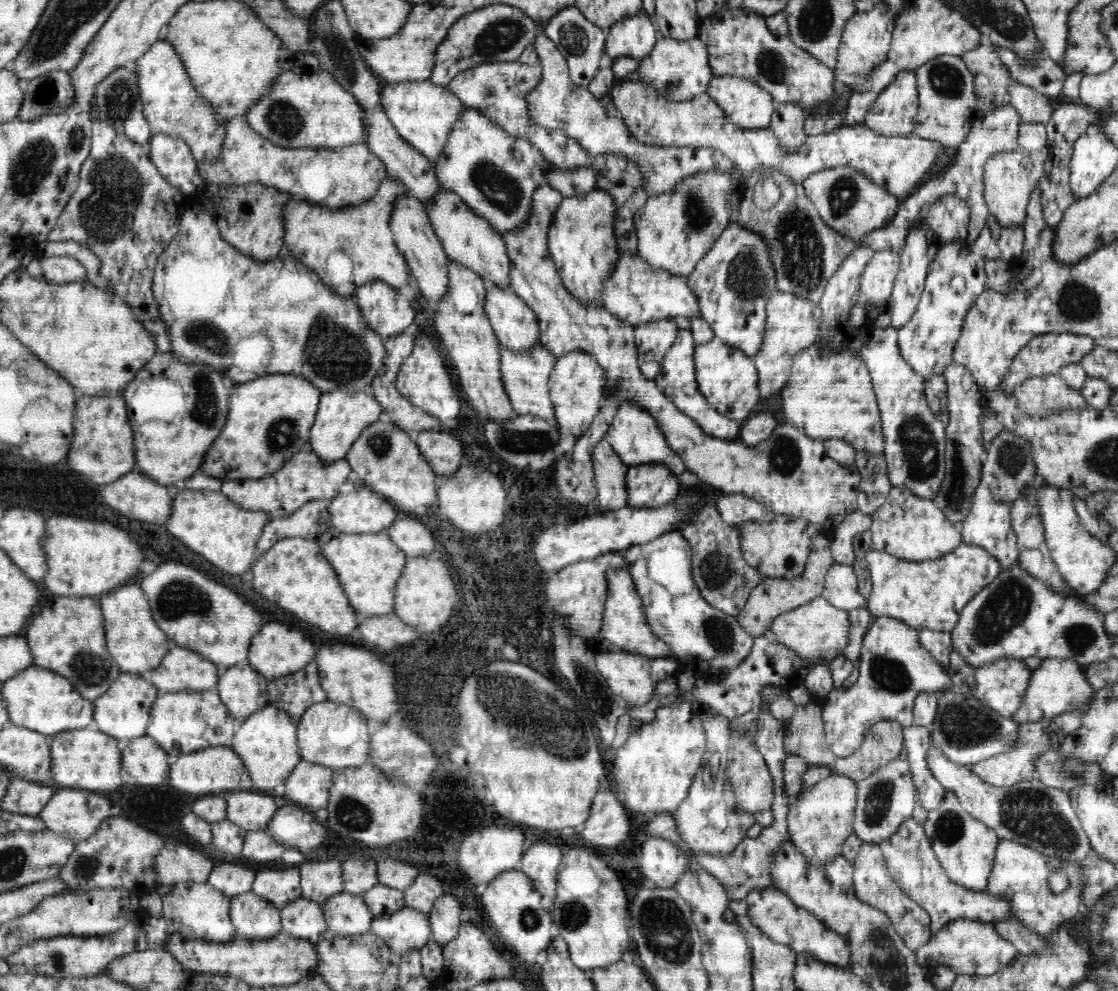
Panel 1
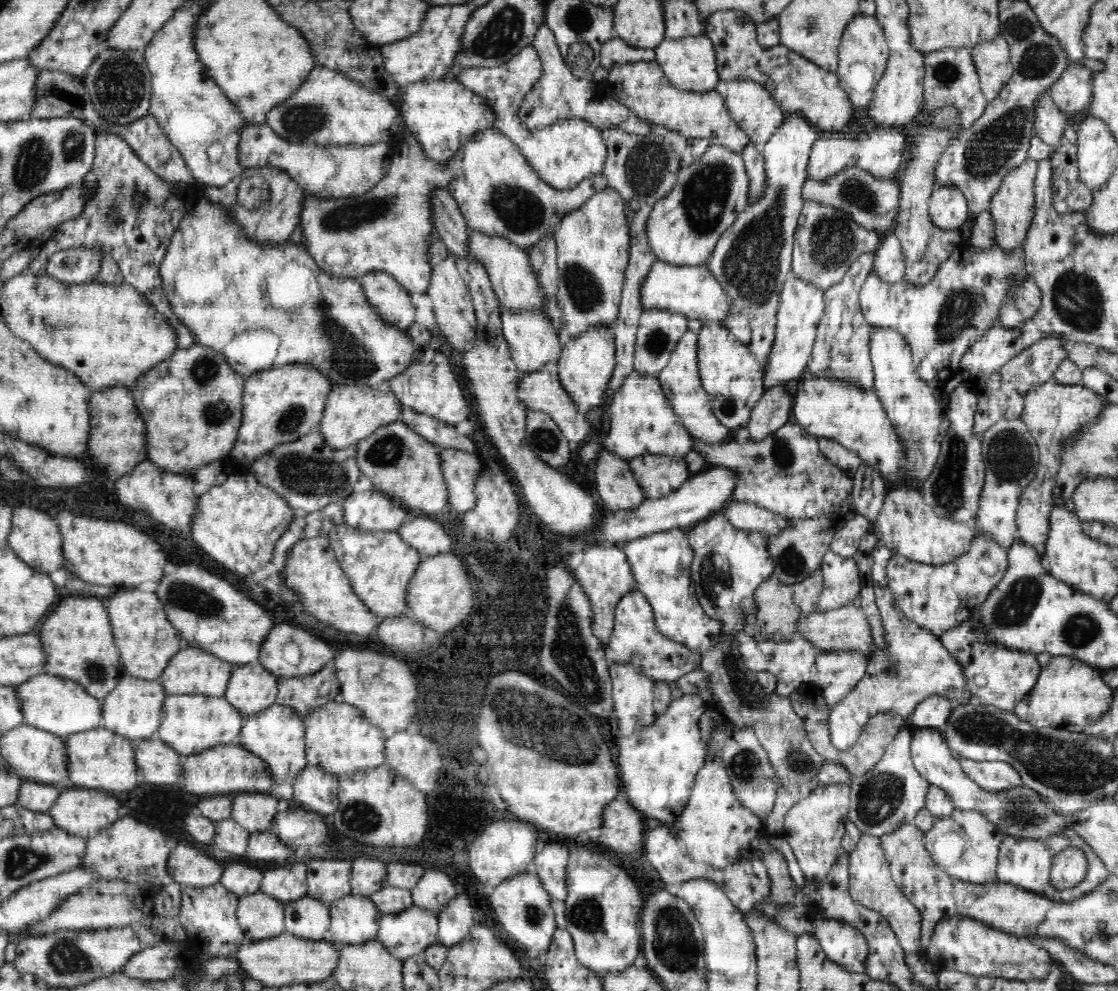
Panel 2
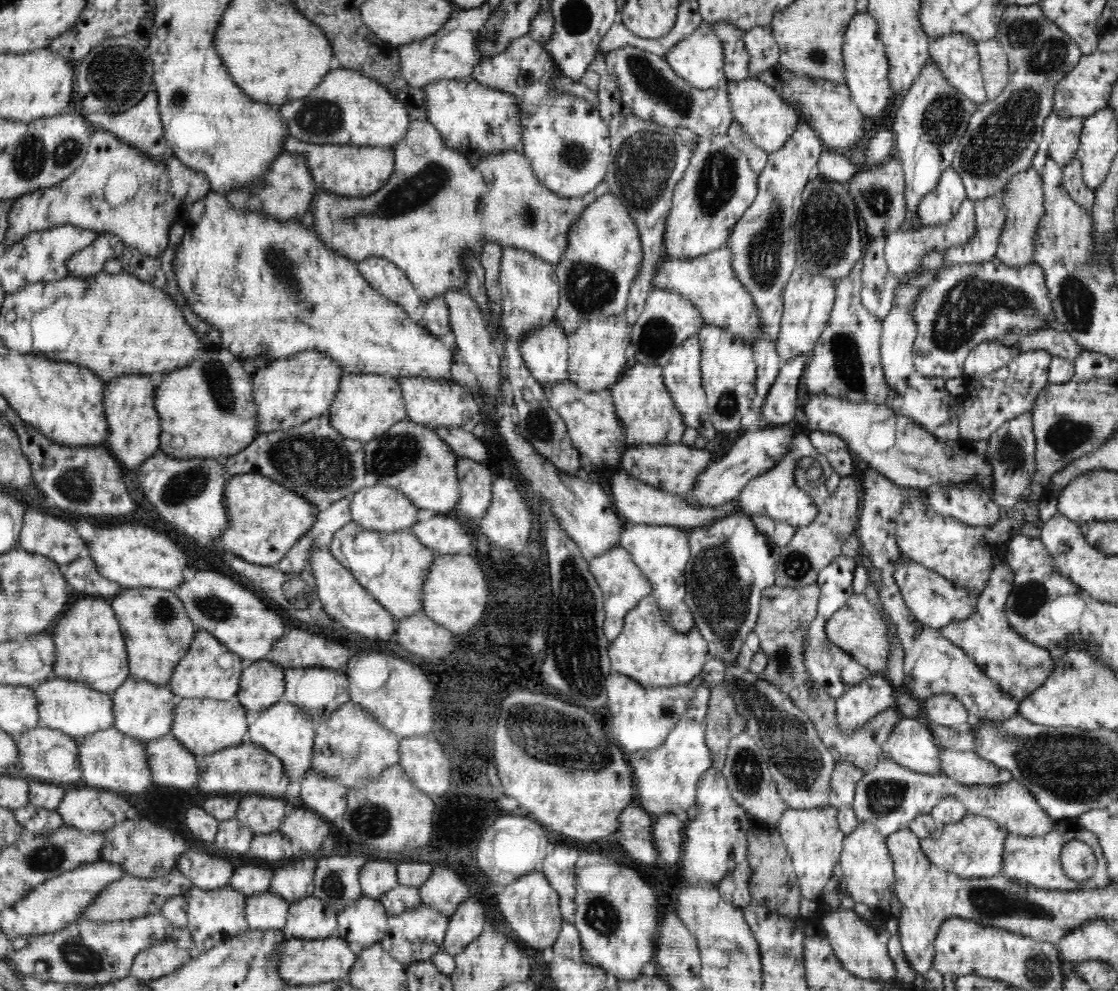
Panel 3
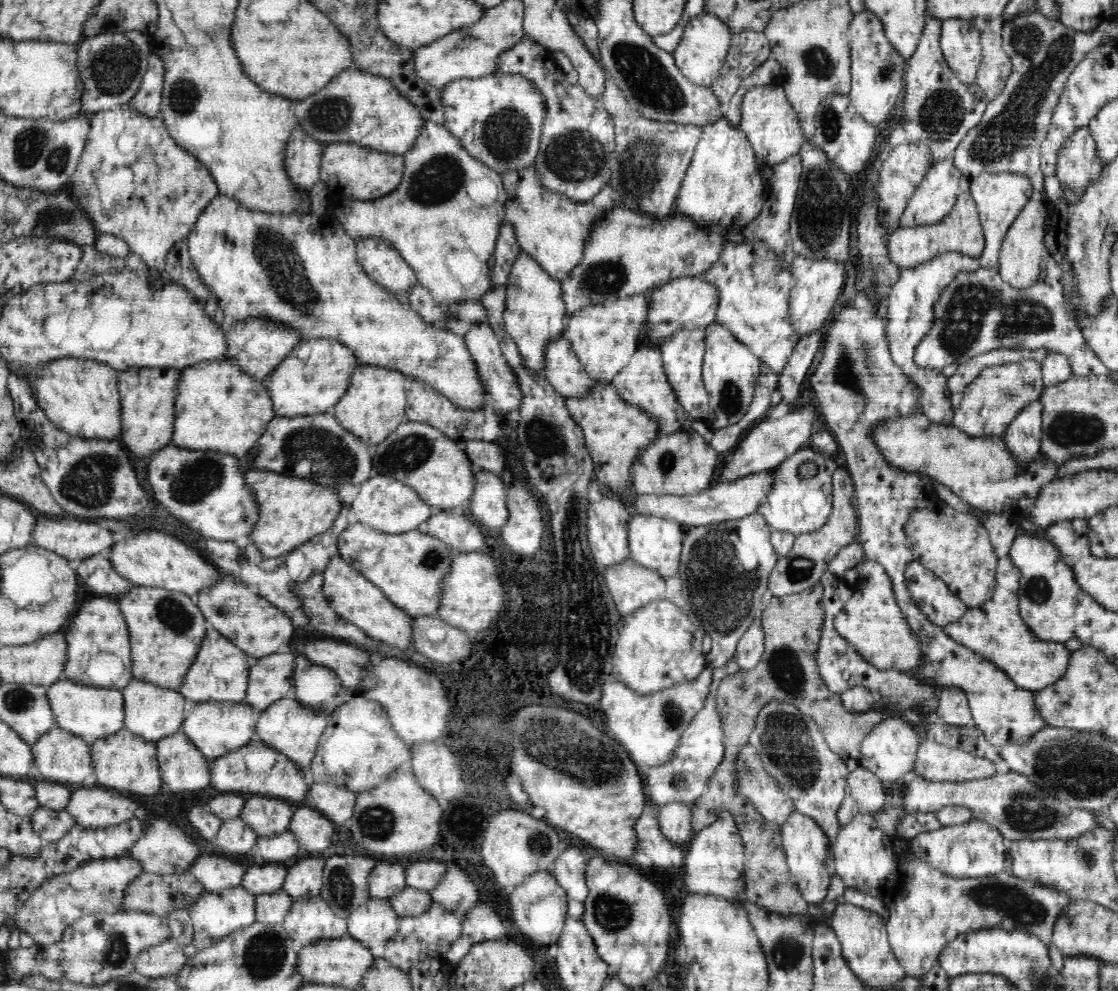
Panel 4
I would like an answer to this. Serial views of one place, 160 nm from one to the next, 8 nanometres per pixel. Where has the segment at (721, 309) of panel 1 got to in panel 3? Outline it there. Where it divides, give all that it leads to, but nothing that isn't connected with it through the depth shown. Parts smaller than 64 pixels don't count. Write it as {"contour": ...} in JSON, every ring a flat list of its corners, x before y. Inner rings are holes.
{"contour":[[807,123,796,125,793,137,778,151,768,155,765,167,757,171,757,195,750,208,738,219,729,236,728,246,732,251,732,269,738,281,748,289,762,318,764,336,753,344,753,355,757,362,755,380,756,395,750,410,759,414,775,378,780,364,775,343,779,336,784,306,784,290,790,276,798,267,795,245,796,218,801,208,801,194,809,178,815,173,825,146,816,131]]}

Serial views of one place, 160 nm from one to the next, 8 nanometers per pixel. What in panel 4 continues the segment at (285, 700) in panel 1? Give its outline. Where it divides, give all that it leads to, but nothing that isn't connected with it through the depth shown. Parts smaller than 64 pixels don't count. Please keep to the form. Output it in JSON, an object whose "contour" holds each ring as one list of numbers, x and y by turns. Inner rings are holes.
{"contour":[[298,652,291,695,307,707,323,708,330,714,348,702,355,695,355,691,344,686,332,669,314,664]]}

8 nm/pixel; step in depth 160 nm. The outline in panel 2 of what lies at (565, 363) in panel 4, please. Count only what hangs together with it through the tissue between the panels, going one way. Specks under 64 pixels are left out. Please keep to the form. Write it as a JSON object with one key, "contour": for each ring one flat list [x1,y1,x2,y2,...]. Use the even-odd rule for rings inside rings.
{"contour":[[502,308,502,327,512,360,521,373,540,370,550,363,556,363,563,349,564,339,554,329,552,322,542,316,540,311,512,311]]}

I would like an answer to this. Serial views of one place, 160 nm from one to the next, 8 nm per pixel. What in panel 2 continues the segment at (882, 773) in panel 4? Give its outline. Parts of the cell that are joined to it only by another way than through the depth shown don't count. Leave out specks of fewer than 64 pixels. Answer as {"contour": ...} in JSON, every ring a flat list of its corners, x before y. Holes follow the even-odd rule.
{"contour":[[918,727,912,732,910,755,916,771,930,785,936,786,948,793,956,809,962,811,979,811,988,818,990,823,995,824,1004,835,1020,838,1046,838,1050,834,1066,833,1071,831,1071,820,1057,814,1049,808,1040,798,1036,791,1030,788,1012,788,1007,791,991,793,975,784,962,771,959,760,948,747,946,737,941,729]]}

